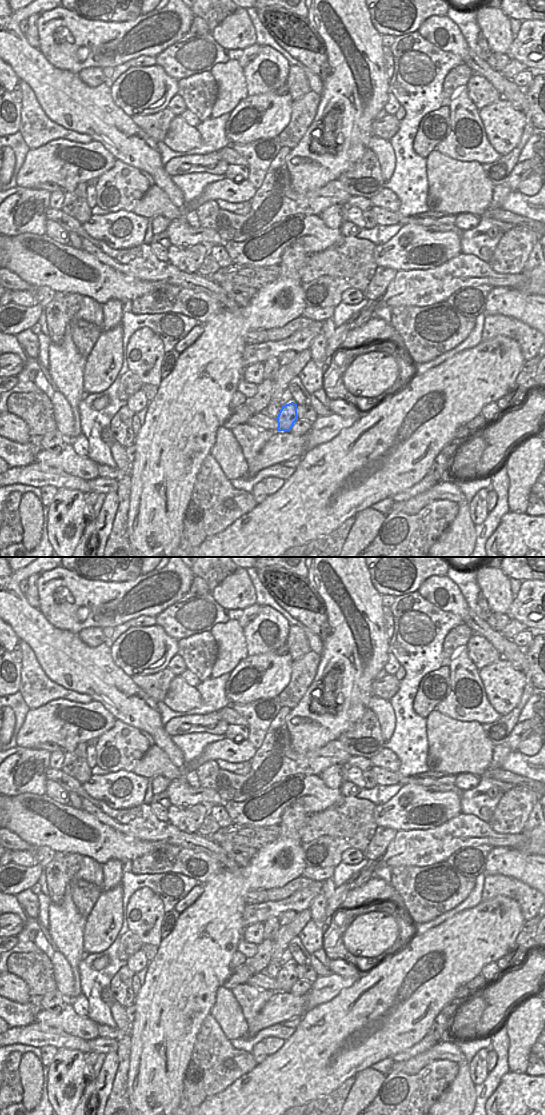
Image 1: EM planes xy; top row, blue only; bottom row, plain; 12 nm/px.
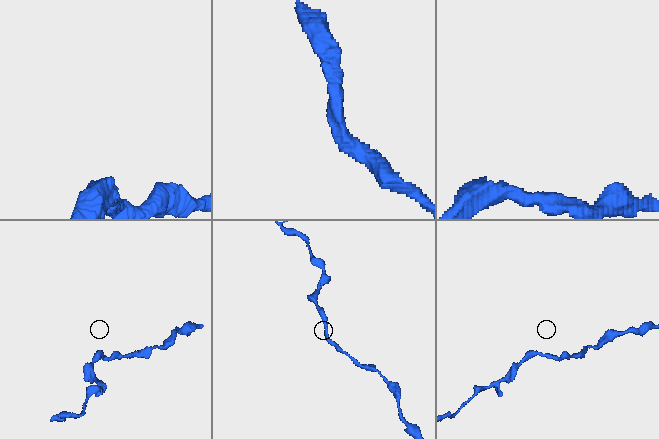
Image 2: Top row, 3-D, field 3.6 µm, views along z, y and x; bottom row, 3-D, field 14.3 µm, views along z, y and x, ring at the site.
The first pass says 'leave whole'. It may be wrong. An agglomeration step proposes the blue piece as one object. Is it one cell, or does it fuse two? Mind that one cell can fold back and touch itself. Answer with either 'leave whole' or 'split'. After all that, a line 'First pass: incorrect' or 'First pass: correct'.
leave whole
First pass: correct

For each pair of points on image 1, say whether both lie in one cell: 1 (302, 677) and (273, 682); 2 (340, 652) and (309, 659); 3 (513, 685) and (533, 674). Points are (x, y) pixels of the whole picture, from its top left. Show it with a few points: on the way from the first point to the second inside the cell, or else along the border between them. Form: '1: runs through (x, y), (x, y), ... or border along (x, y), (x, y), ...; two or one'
1: border along (293, 660), (290, 680), (278, 694); two
2: border along (320, 654), (314, 679); two
3: border along (526, 676), (528, 680); two

